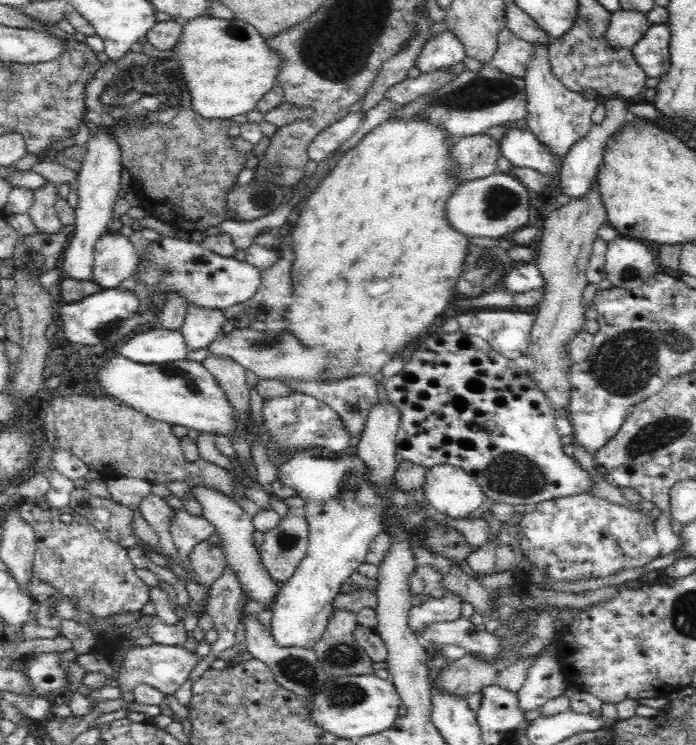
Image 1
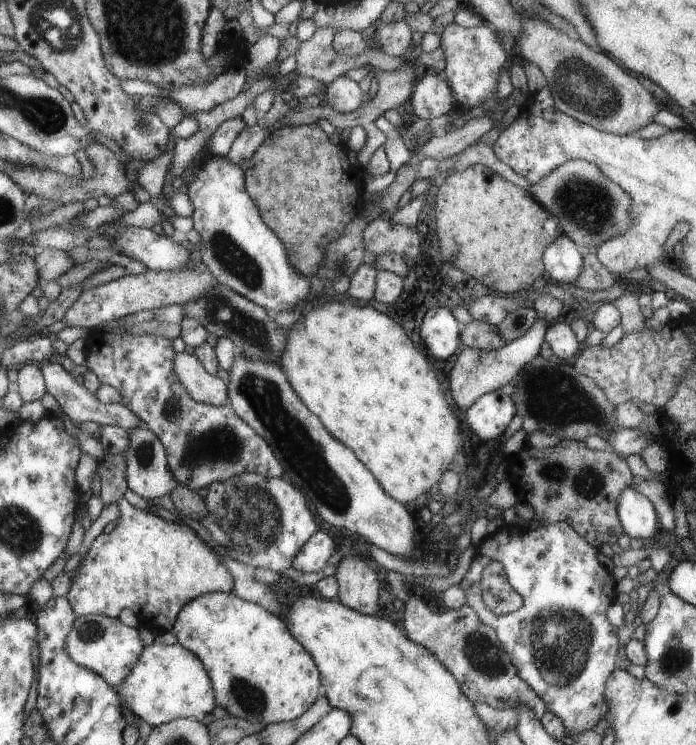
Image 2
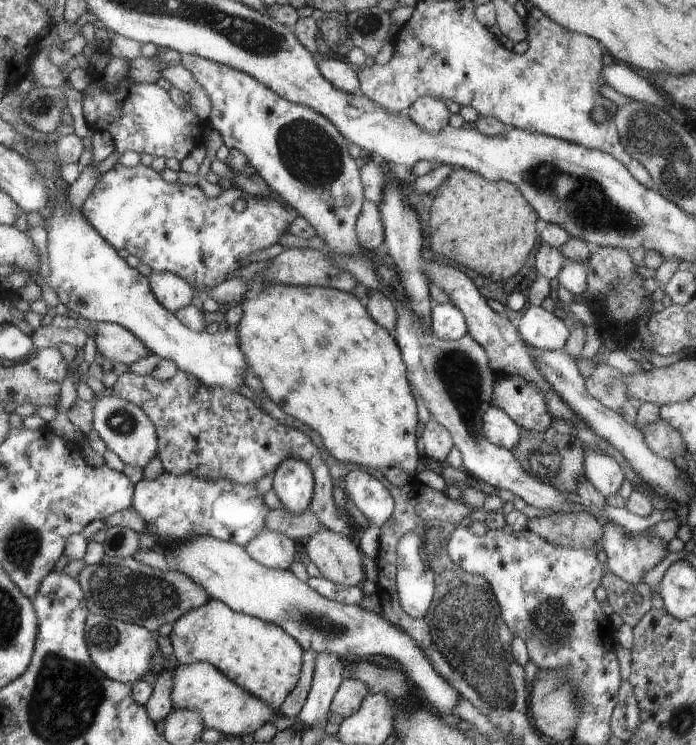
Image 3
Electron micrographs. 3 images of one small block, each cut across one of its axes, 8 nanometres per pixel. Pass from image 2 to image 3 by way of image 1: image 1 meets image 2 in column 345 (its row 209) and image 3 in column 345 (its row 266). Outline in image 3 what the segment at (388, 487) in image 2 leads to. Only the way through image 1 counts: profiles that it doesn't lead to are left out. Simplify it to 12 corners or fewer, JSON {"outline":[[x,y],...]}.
{"outline":[[345,291],[240,302],[245,360],[334,459],[417,466],[389,331]]}

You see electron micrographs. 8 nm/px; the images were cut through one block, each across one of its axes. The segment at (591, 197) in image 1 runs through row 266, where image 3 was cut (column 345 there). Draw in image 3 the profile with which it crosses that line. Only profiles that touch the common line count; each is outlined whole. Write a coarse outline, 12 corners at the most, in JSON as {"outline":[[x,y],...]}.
{"outline":[[321,529],[305,545],[320,576],[350,587],[363,580],[351,538]]}

